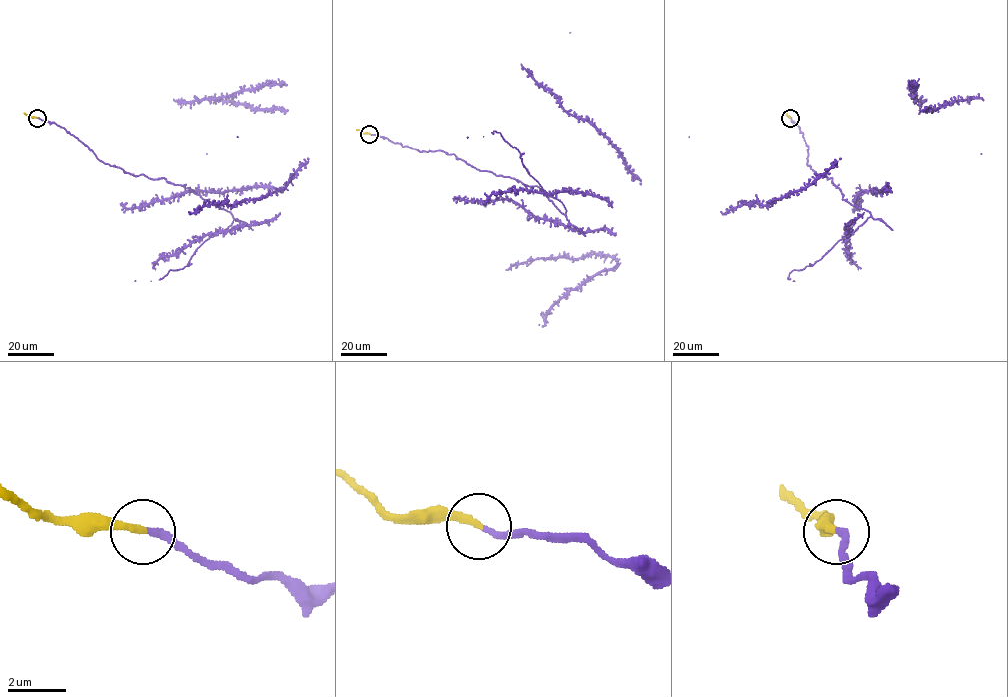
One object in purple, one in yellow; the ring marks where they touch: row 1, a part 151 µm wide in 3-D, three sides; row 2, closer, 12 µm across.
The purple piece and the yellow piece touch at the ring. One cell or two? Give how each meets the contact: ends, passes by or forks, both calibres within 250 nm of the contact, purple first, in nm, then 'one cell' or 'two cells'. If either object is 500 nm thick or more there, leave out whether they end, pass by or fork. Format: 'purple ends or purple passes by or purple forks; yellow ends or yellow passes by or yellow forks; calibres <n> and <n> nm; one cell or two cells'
purple ends; yellow ends; calibres 240 and 260 nm; two cells

